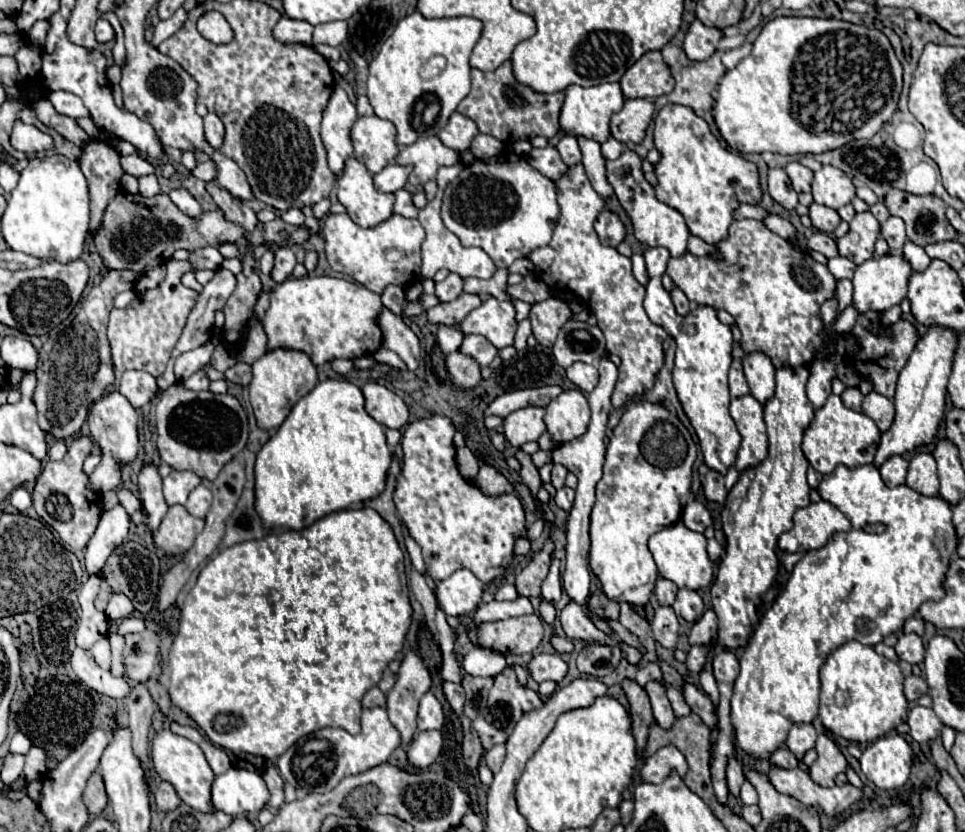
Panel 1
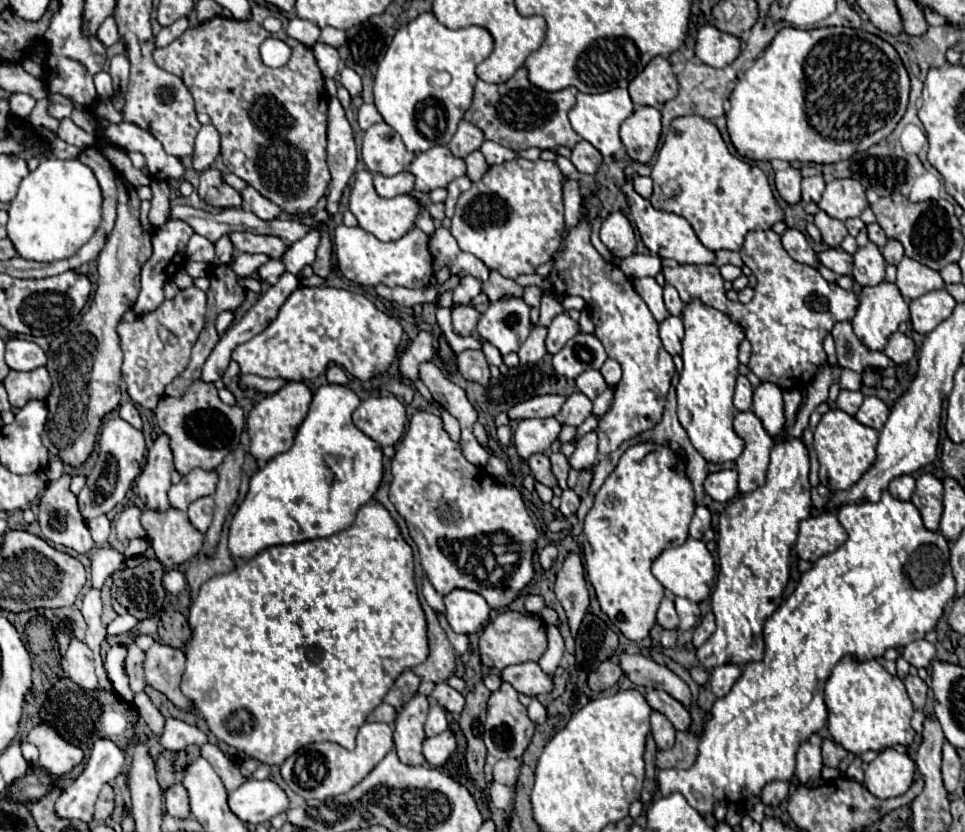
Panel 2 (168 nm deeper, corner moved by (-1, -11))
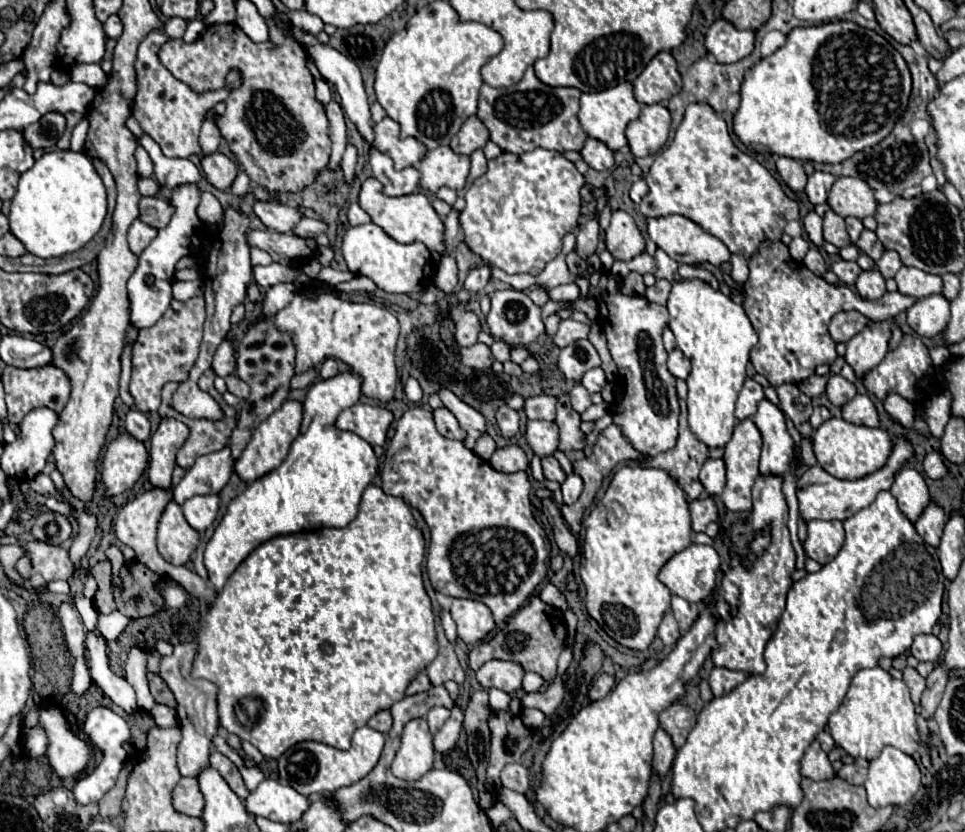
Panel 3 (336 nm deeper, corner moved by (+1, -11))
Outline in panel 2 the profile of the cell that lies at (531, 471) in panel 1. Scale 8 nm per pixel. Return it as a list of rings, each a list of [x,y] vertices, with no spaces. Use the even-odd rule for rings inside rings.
[[[533,454],[527,460],[527,464],[529,464],[529,470],[531,470],[531,474],[533,474],[533,478],[537,482],[541,482],[541,484],[545,484],[549,488],[555,488],[557,486],[555,478],[551,474],[551,468],[549,468],[549,458],[545,454]]]

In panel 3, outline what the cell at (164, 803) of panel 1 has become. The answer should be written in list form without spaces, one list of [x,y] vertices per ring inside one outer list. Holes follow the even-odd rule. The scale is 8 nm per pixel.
[[[181,778],[173,792],[173,806],[189,816],[201,816],[205,808],[205,800],[201,798],[201,790],[197,786],[197,778]]]

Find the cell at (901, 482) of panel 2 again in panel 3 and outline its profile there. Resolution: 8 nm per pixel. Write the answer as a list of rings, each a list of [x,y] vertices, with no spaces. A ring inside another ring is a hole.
[[[913,468],[899,470],[895,474],[895,482],[889,492],[897,498],[899,510],[911,522],[915,522],[921,516],[921,512],[925,510],[925,506],[929,506],[929,502],[931,502],[929,488],[927,488],[923,476]]]

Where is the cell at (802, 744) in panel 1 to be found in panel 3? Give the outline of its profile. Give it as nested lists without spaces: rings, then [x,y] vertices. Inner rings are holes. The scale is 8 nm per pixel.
[[[817,740],[811,742],[809,750],[805,752],[805,756],[801,760],[801,774],[811,780],[829,780],[835,776],[835,770]]]

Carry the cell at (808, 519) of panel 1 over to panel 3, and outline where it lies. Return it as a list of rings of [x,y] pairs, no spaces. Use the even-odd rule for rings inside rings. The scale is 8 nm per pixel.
[[[811,520],[807,524],[807,540],[803,548],[809,558],[817,560],[819,564],[827,564],[837,556],[843,540],[845,532],[841,520]]]

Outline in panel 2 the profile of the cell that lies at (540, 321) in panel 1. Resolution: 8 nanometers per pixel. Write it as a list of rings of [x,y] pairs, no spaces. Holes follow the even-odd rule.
[[[567,312],[559,314],[553,318],[553,322],[547,326],[547,338],[545,338],[545,346],[547,352],[557,354],[567,340],[571,340],[575,334],[579,334],[579,322],[571,320],[571,316]]]

